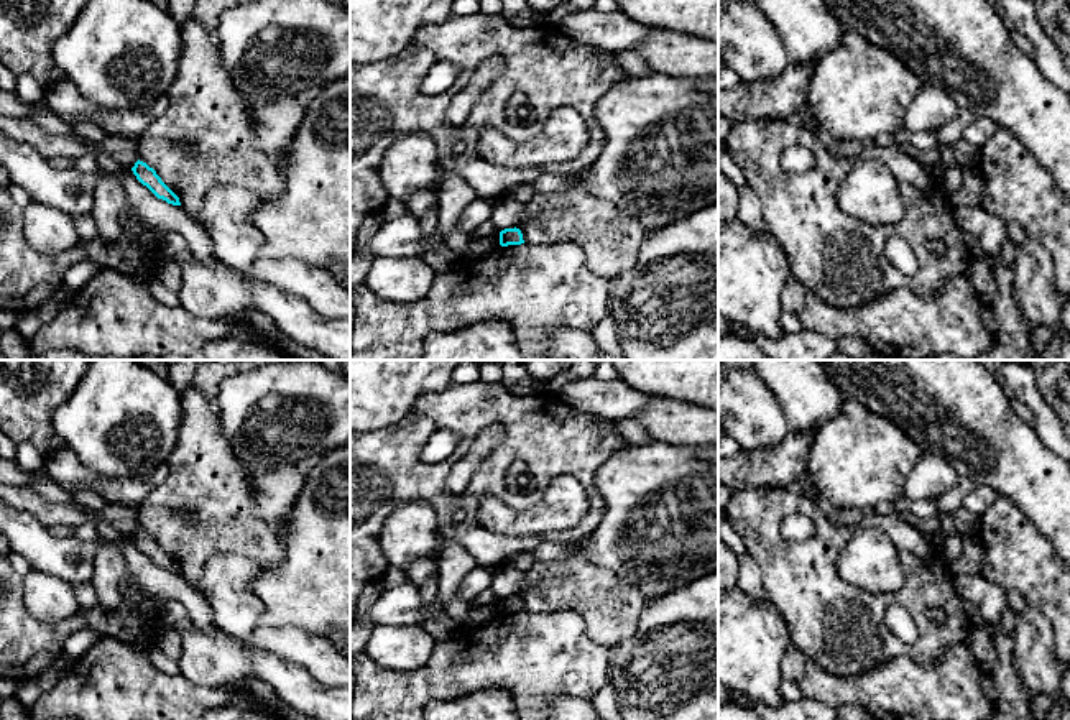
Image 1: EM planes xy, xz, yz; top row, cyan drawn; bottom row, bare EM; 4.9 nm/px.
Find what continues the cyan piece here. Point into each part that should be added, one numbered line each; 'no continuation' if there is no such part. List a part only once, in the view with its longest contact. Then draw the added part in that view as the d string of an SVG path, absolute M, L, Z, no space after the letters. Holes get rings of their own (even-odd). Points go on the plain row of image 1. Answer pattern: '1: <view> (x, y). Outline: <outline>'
no continuation

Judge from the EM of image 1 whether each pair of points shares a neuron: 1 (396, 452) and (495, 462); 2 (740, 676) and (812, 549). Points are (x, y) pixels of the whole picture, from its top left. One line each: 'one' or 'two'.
1: one
2: two

